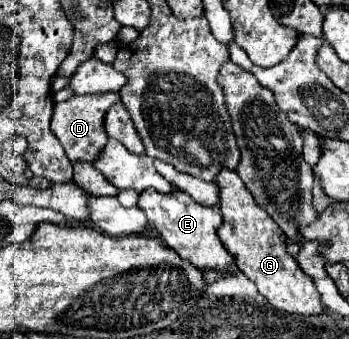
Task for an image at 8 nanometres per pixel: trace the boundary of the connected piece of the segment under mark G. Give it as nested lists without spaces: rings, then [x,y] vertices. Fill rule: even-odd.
[[[221,169],[219,177],[215,177],[221,199],[219,209],[223,215],[223,223],[217,229],[217,235],[225,249],[235,257],[235,265],[241,273],[245,273],[259,289],[259,293],[279,311],[299,313],[299,315],[319,315],[325,311],[319,301],[319,293],[313,287],[313,279],[303,273],[295,257],[289,253],[285,233],[277,227],[277,223],[257,205],[241,177],[231,169]]]

